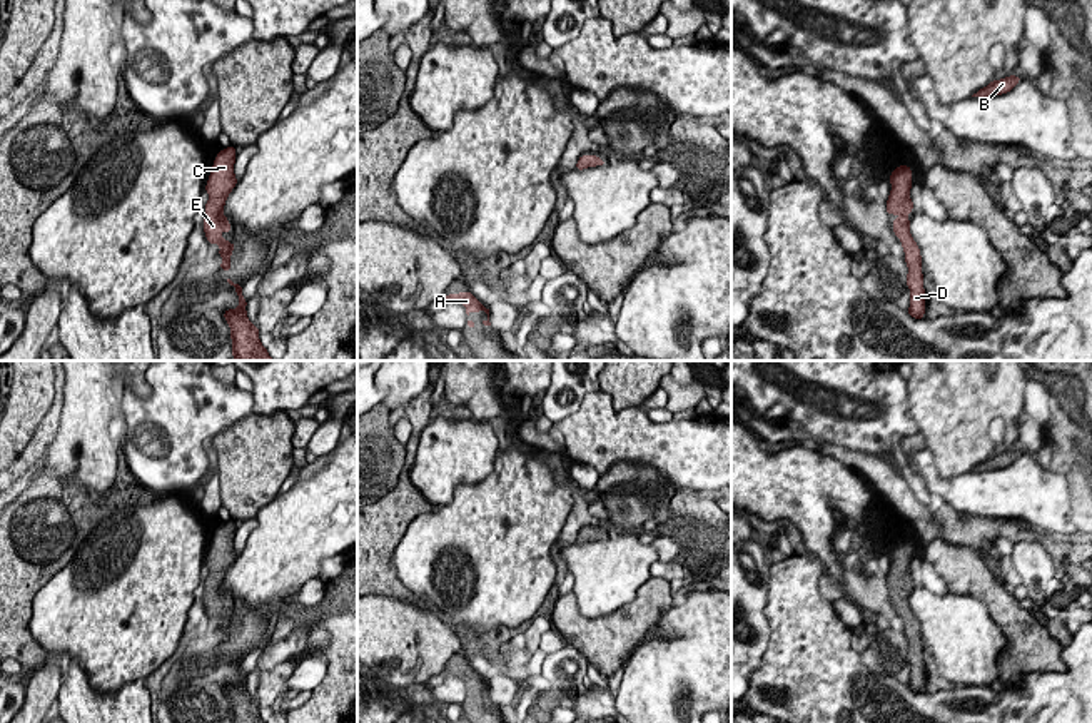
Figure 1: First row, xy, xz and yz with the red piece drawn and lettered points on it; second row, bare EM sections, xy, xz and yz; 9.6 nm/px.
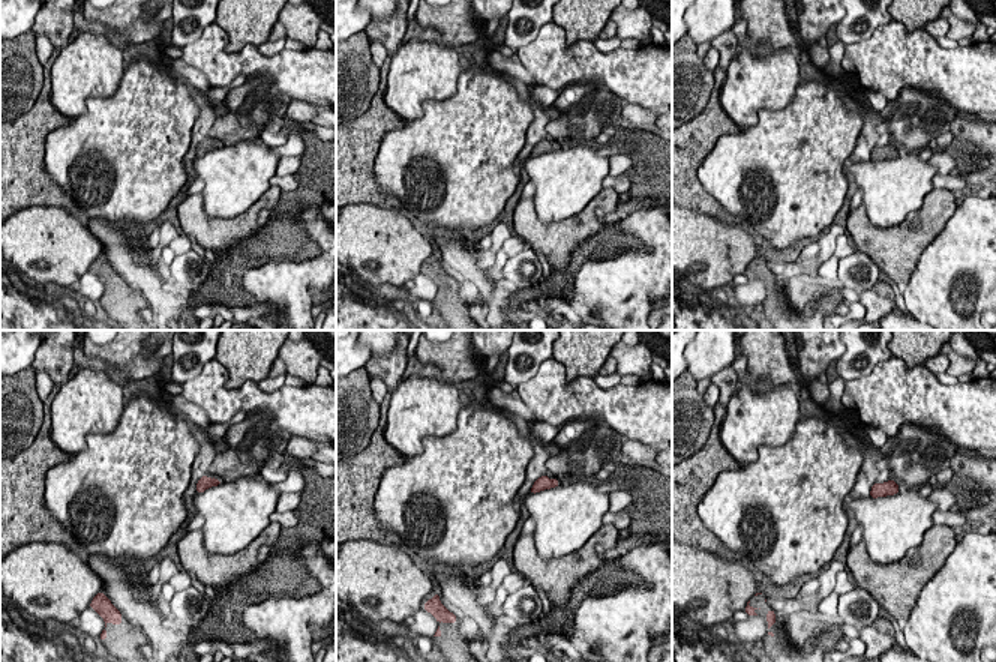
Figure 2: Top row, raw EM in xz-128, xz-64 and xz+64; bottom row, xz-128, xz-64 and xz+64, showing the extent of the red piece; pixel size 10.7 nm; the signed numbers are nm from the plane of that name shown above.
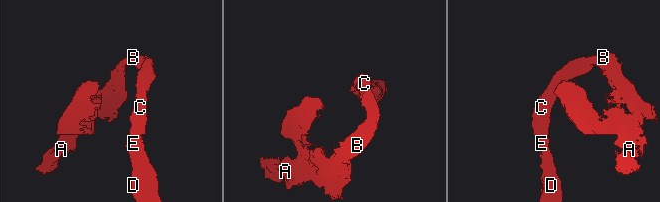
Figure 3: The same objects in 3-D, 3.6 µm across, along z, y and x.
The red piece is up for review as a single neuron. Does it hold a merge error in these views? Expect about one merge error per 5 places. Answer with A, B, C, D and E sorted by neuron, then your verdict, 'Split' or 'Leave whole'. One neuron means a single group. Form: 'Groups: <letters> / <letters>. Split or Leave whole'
Groups: A B C D E. Leave whole

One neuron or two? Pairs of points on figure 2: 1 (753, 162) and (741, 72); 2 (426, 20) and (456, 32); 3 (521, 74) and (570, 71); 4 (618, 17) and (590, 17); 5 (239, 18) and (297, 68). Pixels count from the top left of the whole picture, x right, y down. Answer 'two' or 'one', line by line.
1: two
2: one
3: two
4: two
5: two

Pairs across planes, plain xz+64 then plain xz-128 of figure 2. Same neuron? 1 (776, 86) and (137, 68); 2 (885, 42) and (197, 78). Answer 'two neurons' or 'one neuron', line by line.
1: two neurons
2: two neurons

